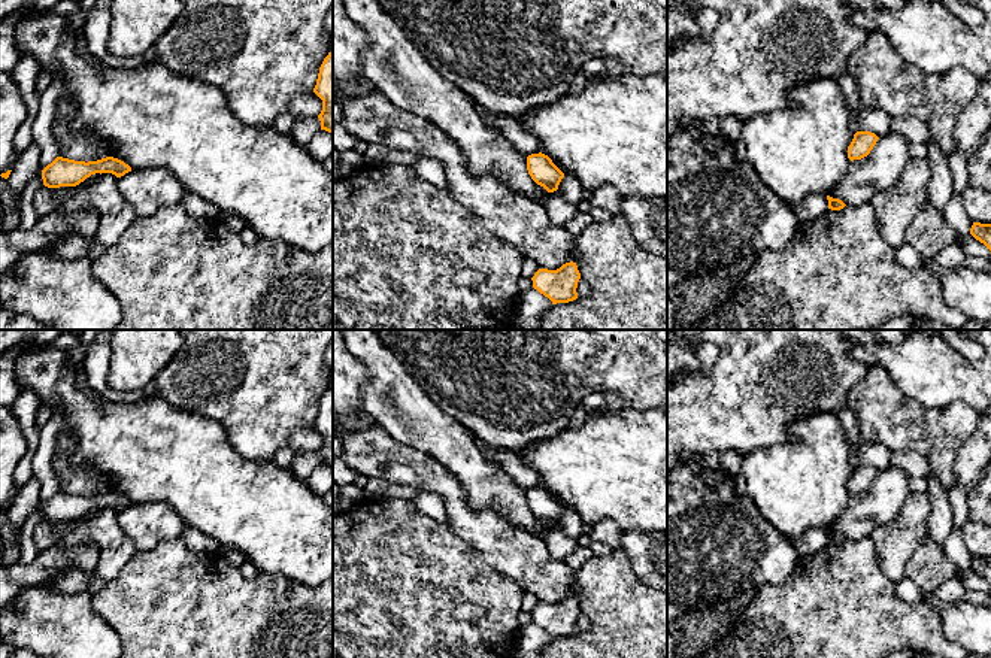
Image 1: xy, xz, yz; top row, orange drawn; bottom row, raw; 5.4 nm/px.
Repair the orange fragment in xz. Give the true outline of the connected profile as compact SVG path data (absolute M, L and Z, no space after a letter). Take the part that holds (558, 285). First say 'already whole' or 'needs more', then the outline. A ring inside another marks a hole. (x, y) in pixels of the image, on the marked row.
already whole | M573 261L563 264L557 270L539 269L531 278L533 288L548 297L552 304L576 300L579 279L581 273Z

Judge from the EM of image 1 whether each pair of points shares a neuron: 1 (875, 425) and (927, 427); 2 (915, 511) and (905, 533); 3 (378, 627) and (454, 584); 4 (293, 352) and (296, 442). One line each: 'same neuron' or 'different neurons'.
1: same neuron
2: same neuron
3: same neuron
4: different neurons

